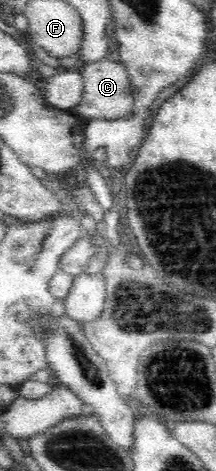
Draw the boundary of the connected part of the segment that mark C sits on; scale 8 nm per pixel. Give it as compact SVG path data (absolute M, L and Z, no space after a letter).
M103 60L97 64L89 64L82 71L84 91L82 100L69 106L75 117L96 120L117 120L129 115L133 110L134 94L127 68L118 61Z

